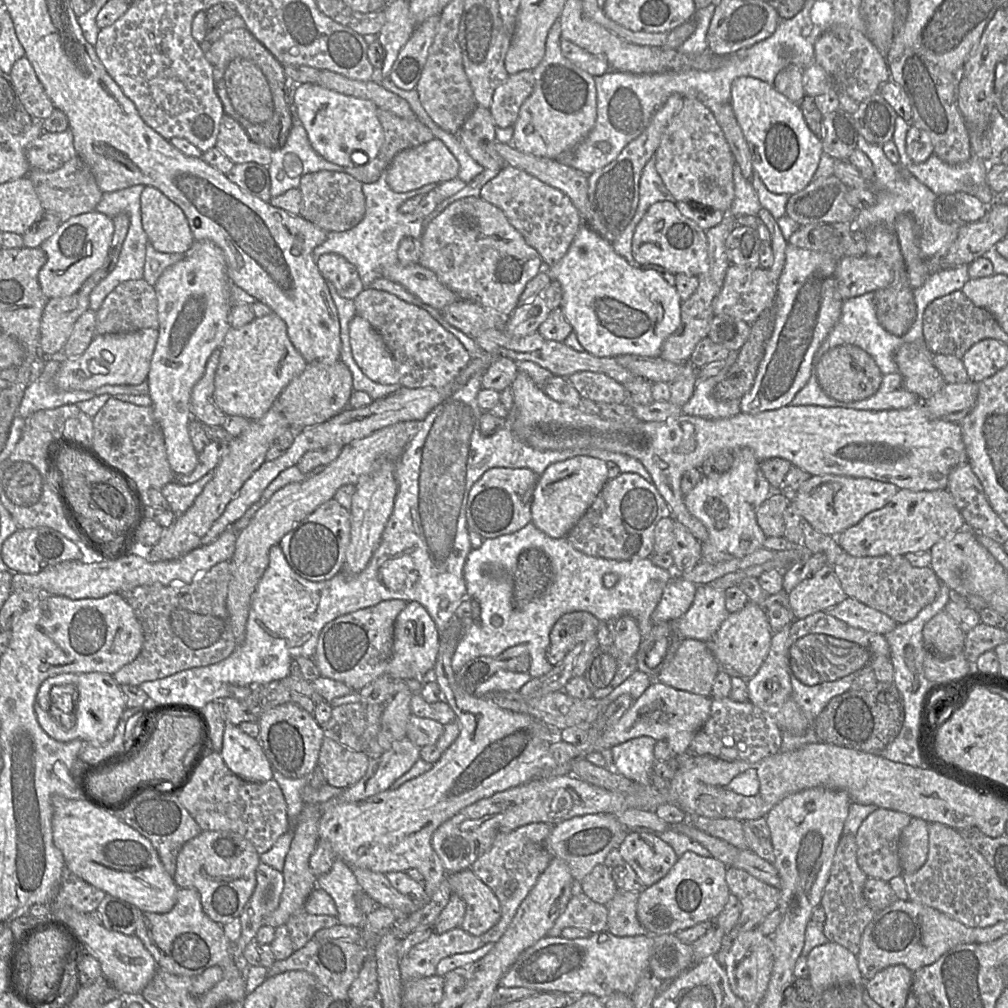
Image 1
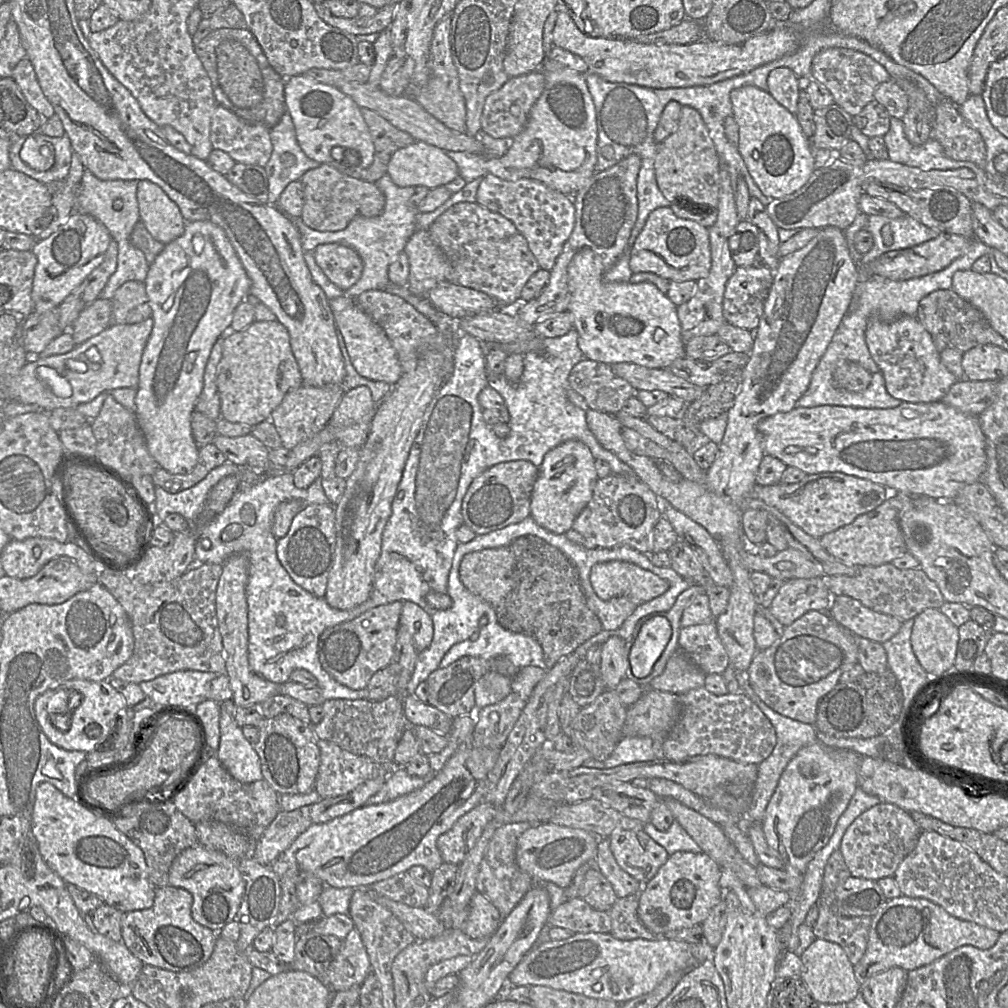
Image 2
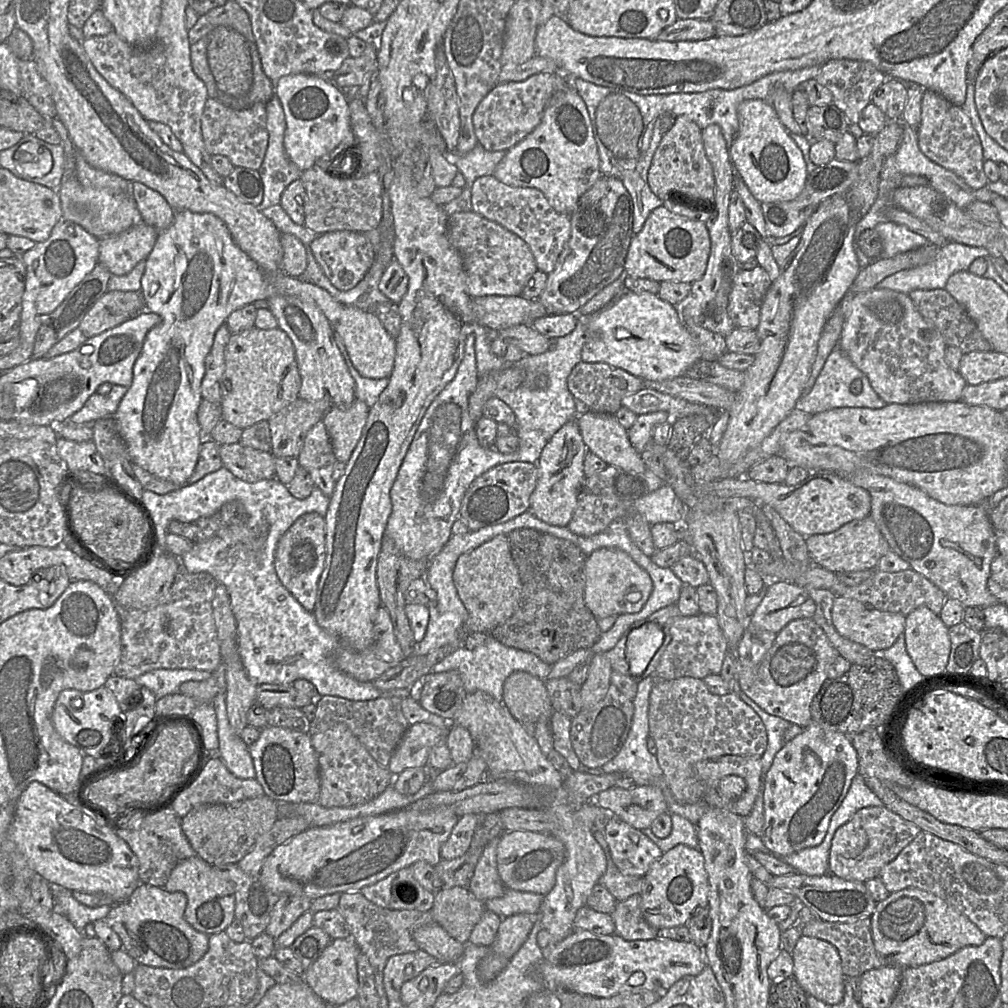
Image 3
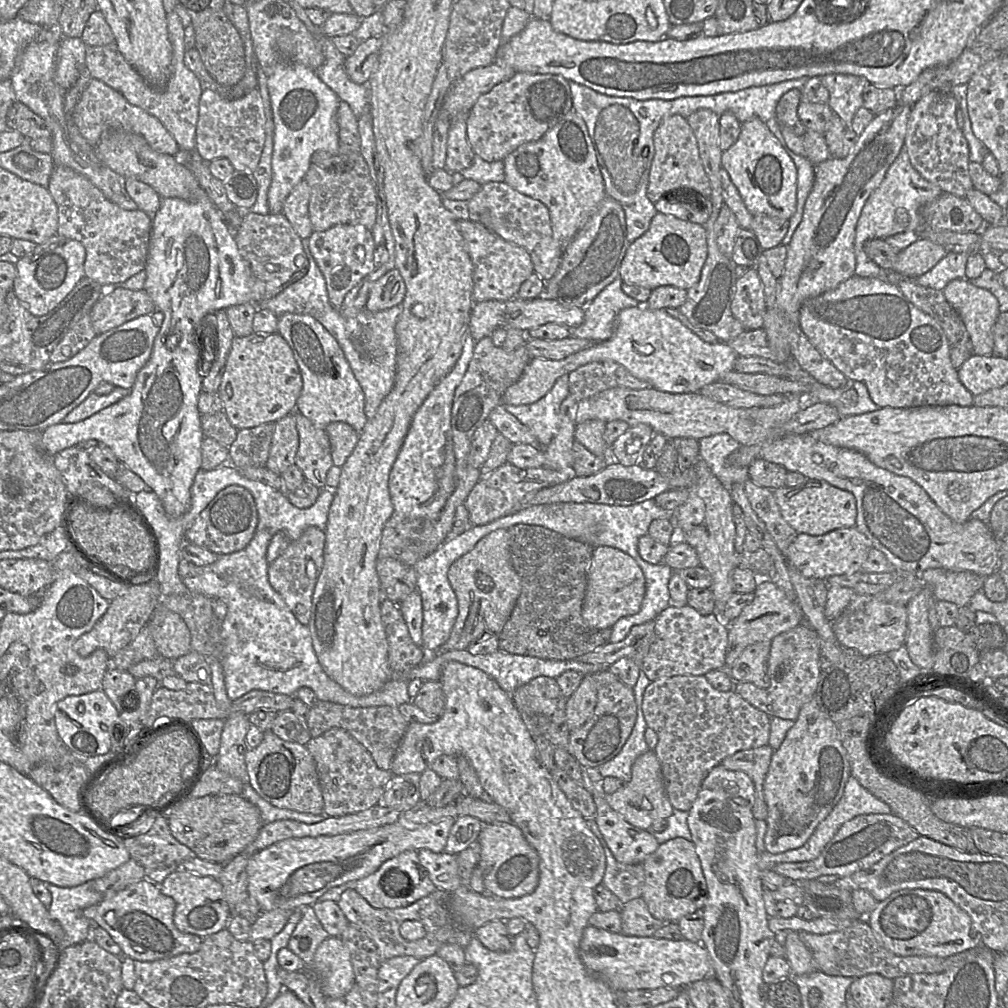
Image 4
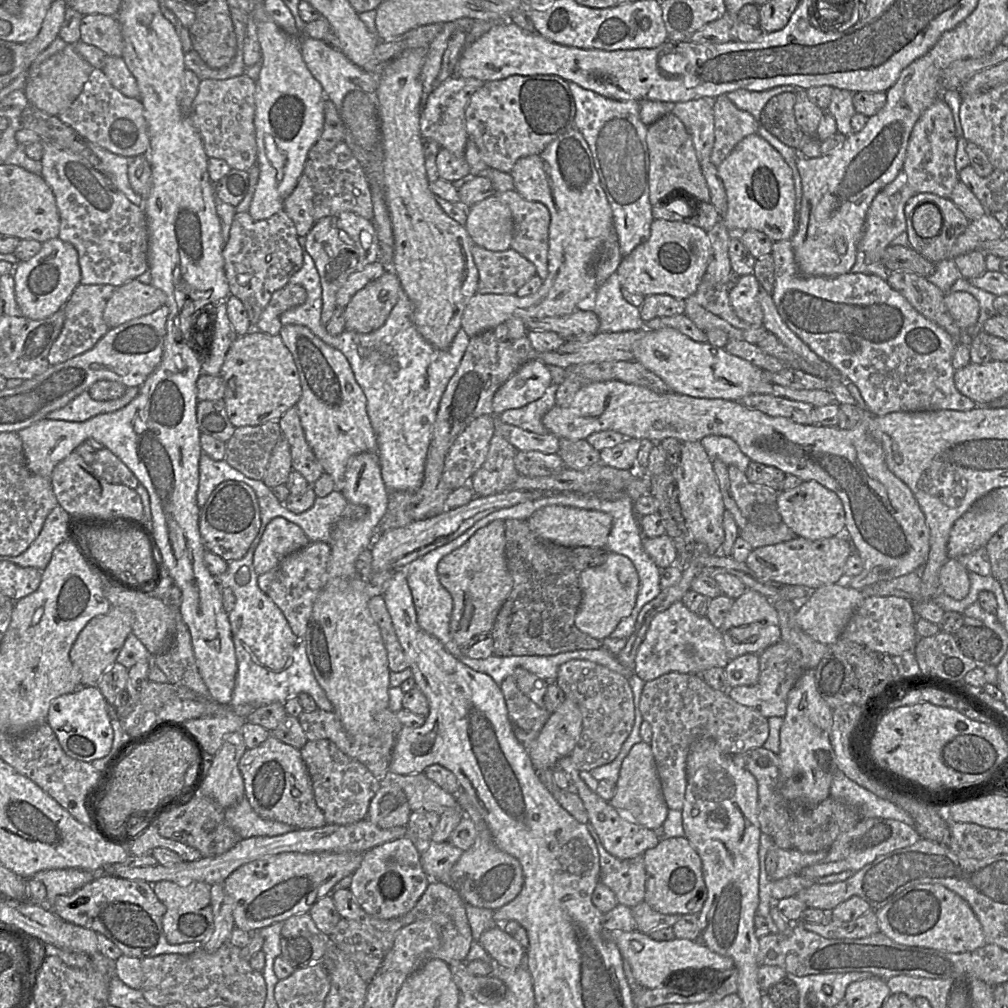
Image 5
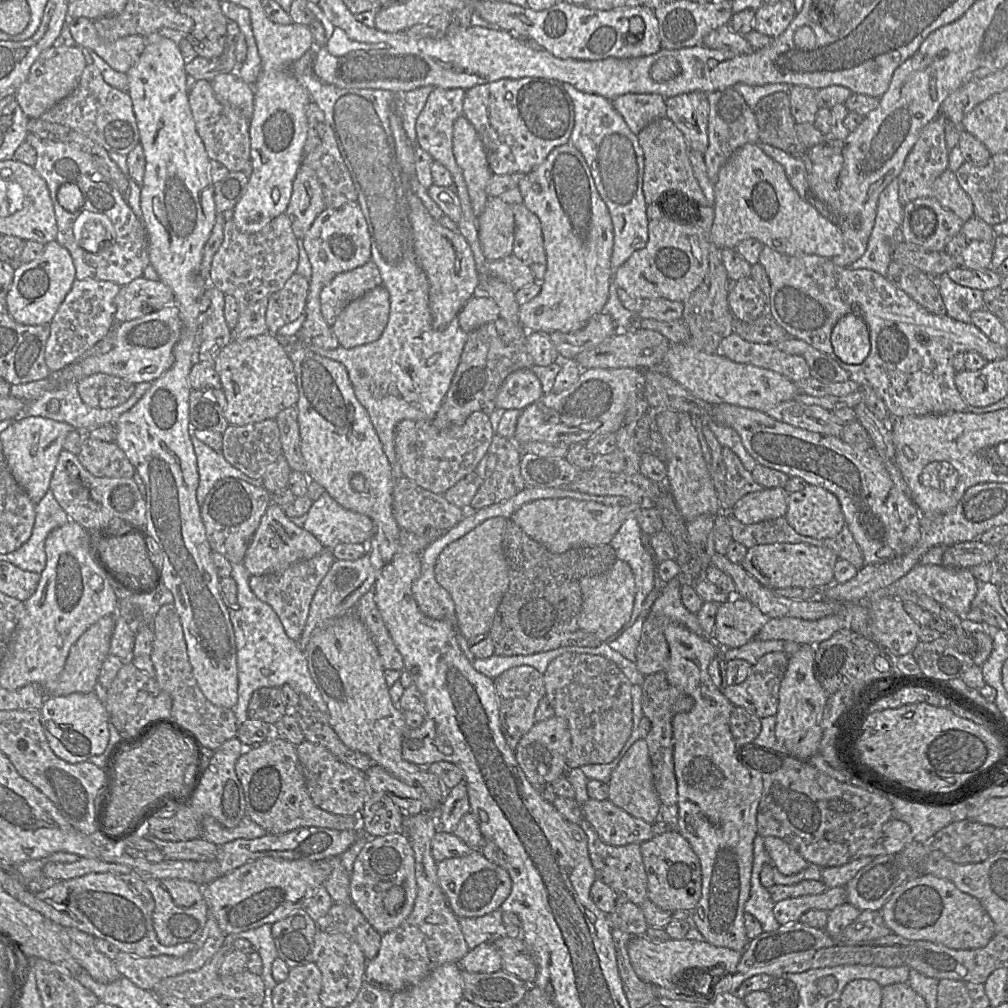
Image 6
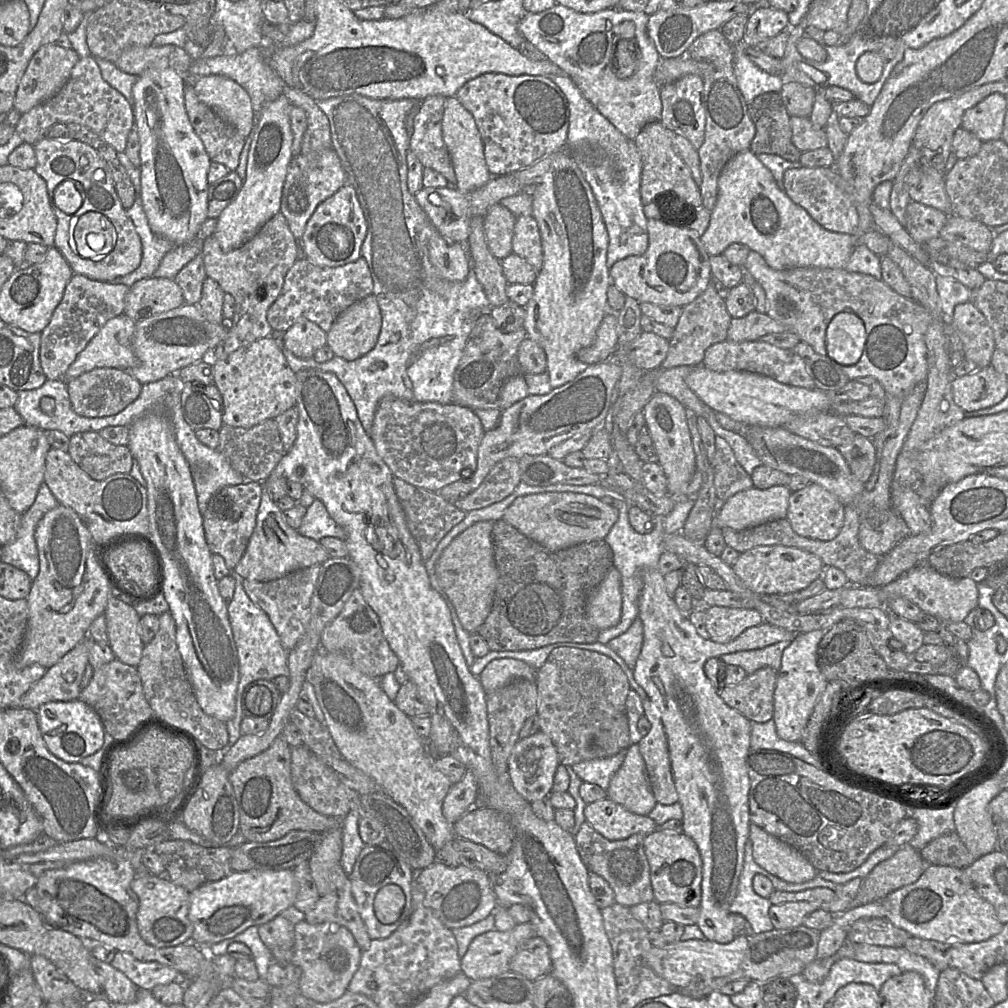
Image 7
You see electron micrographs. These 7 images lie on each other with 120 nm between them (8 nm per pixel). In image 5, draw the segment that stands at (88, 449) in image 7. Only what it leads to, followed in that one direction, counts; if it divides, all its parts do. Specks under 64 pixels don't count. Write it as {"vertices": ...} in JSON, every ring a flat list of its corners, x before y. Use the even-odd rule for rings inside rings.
{"vertices":[[101,448,96,451,95,459,90,464,94,473,113,484,122,484,132,489,140,484,132,471,107,448]]}

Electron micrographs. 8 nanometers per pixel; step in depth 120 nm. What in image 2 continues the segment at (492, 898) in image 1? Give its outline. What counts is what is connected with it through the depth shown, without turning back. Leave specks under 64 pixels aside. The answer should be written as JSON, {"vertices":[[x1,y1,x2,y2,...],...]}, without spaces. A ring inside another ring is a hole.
{"vertices":[[475,892,469,903,469,911,462,931,472,939,490,938,502,922,498,909,488,898]]}

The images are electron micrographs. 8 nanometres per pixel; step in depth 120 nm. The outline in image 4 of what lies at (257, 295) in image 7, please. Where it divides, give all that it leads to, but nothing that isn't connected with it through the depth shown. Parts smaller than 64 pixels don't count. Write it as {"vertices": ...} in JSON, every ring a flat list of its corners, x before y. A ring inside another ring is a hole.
{"vertices":[[243,210,243,215,237,229,233,230,234,240,239,253,249,264,253,275,265,284,265,300,271,299,284,290,289,284,302,278,308,271,309,262,304,252,301,238,281,212,277,214,258,214]]}

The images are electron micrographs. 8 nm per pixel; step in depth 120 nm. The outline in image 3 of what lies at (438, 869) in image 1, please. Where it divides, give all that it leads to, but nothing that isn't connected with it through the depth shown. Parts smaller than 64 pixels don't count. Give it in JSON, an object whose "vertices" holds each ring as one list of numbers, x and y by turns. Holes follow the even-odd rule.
{"vertices":[[406,807,310,827,277,846,264,860,258,876,262,884,277,896,292,894,314,900,327,894,360,891,419,860,437,865,442,859,441,846,458,819,448,808,416,811]]}

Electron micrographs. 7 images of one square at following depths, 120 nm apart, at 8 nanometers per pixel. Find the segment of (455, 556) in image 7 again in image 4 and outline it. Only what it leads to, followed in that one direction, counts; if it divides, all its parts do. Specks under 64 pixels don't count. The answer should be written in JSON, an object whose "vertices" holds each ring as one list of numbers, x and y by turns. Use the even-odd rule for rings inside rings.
{"vertices":[[497,529,481,538,472,550,451,564,447,579,457,598,458,614,448,640,432,656,465,650,482,635,498,635,503,629,521,591,510,560,508,531]]}

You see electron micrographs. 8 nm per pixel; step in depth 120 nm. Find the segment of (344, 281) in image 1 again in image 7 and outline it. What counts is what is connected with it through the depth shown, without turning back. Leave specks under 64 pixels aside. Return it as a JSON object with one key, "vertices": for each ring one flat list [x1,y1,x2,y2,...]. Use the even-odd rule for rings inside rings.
{"vertices":[[345,184,334,195,320,203,308,220,301,243,305,257,320,267,337,267,361,257,361,246,367,233,367,222,355,189],[300,317,287,329,279,341,283,348,289,350,296,357,312,358,315,351,326,345,327,334,316,323]]}

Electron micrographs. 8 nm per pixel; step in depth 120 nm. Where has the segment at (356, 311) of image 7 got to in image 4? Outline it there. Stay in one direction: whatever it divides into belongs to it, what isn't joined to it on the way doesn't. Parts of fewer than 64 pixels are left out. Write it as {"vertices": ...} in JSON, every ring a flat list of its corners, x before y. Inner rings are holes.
{"vertices":[[394,268,373,283,365,309,370,312,379,312,401,305,405,294,406,286,403,278]]}

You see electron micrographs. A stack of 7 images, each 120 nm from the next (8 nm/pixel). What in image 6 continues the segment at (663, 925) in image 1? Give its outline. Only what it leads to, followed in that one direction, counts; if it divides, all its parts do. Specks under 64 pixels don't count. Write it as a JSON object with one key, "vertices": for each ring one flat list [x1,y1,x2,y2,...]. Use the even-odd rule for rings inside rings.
{"vertices":[[678,831,655,835,641,845,648,880,648,899,664,910,692,911,702,895,700,860]]}

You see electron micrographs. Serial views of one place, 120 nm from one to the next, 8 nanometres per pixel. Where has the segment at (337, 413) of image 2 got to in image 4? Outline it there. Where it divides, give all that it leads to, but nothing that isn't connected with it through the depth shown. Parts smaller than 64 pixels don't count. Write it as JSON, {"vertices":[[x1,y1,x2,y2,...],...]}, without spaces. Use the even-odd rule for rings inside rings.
{"vertices":[[332,422,327,425,333,465,342,467,357,445,360,433,345,422]]}

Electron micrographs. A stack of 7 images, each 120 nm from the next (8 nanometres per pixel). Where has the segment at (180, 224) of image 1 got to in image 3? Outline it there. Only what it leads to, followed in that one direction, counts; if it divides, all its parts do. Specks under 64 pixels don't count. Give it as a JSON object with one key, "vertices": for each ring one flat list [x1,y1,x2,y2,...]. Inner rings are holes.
{"vertices":[[131,182,130,188,146,224,155,228,157,232,161,232,173,223,176,211,158,191,141,182]]}

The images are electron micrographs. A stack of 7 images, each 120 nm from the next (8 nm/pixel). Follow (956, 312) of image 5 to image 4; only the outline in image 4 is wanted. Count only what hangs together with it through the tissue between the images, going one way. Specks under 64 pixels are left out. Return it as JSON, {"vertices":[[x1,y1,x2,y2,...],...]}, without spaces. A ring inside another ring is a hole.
{"vertices":[[966,278,950,281,942,291,965,324,972,353,993,354,992,329,1000,314,997,298,989,290,971,284]]}

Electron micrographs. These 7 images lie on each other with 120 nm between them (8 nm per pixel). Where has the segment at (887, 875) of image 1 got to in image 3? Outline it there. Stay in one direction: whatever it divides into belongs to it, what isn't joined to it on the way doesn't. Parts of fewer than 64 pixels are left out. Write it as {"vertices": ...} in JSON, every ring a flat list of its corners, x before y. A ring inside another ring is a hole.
{"vertices":[[885,806,862,808,835,832,829,852,828,873,858,882,877,878,881,869,894,860,920,832,917,825]]}

